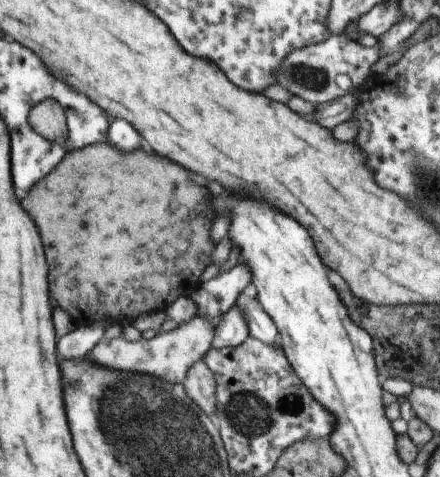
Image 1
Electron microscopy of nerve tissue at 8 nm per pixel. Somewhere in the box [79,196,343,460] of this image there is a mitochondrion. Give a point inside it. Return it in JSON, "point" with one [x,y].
{"point":[248,414]}

